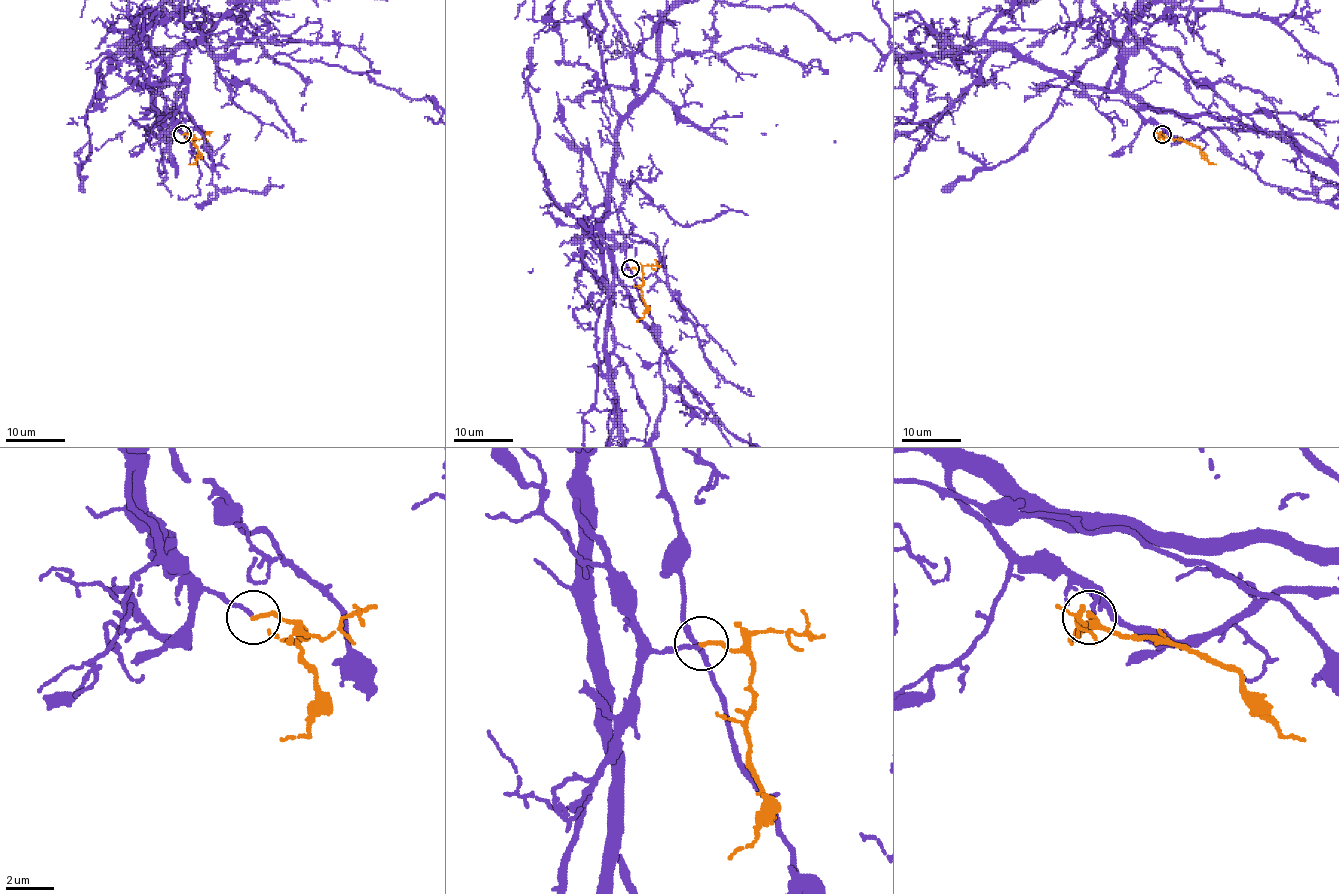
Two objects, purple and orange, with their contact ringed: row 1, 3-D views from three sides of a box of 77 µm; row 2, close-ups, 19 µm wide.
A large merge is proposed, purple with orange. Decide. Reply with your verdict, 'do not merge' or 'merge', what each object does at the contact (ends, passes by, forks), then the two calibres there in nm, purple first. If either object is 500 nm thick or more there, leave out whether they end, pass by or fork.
merge; purple ends; orange ends; calibres 160 and 180 nm

